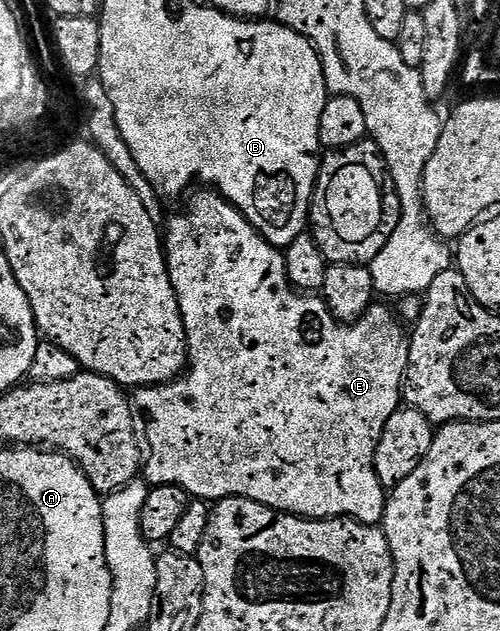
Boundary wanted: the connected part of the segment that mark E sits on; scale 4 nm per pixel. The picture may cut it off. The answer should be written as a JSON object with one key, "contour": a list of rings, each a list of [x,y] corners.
{"contour":[[[214,190],[199,191],[203,192],[197,193],[188,202],[184,212],[177,213],[168,222],[167,228],[165,224],[167,269],[173,282],[173,290],[177,294],[177,302],[181,306],[189,367],[185,374],[172,380],[170,384],[143,386],[133,396],[134,407],[147,415],[145,479],[148,485],[168,484],[184,488],[188,497],[204,502],[218,502],[231,496],[240,496],[276,508],[279,512],[288,512],[290,516],[301,516],[309,520],[346,518],[359,524],[382,525],[388,493],[377,478],[375,455],[379,439],[385,430],[385,422],[389,422],[389,418],[401,406],[403,377],[407,375],[411,349],[408,329],[392,309],[391,313],[385,305],[379,304],[383,302],[372,303],[360,320],[336,320],[323,299],[315,294],[304,294],[289,282],[286,255],[272,246],[224,196]]]}

